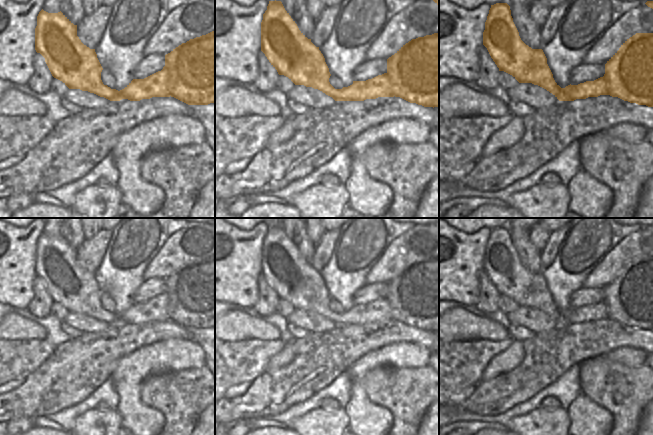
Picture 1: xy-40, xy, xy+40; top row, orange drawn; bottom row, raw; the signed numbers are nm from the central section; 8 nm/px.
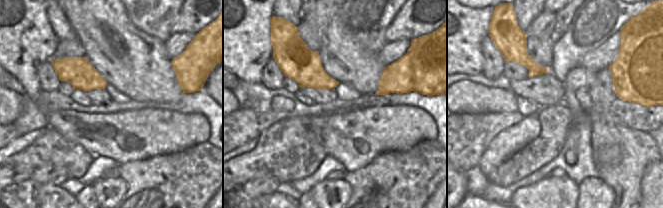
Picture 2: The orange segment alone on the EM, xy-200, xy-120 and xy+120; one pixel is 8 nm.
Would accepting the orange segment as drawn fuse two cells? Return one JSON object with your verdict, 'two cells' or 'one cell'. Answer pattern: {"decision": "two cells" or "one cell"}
{"decision": "two cells"}

